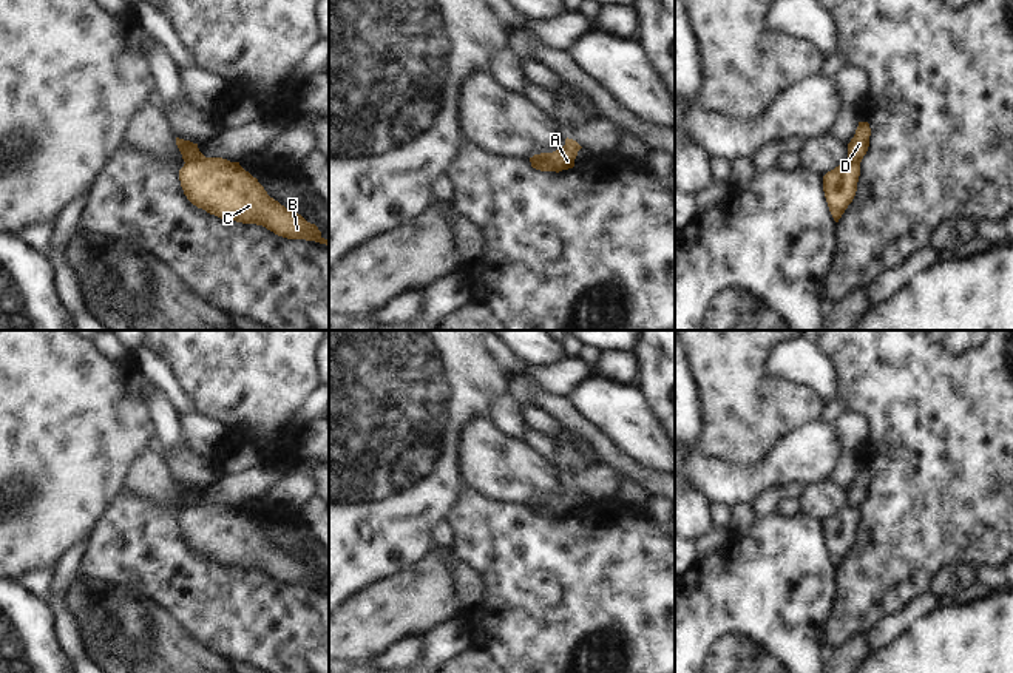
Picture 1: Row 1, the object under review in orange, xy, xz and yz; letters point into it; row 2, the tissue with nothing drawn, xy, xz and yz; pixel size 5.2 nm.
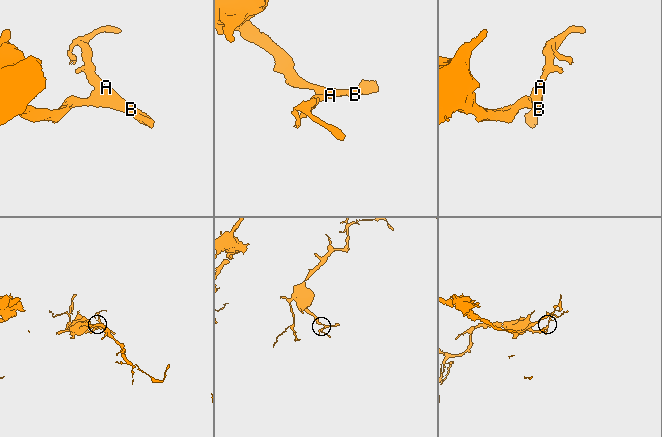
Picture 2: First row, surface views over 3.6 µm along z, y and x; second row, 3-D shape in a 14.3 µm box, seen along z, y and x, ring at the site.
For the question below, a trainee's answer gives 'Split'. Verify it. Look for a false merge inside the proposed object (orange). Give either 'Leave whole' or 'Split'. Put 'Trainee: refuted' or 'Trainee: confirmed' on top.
Trainee: confirmed
Split.

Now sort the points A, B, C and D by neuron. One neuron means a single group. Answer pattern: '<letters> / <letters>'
A B C / D

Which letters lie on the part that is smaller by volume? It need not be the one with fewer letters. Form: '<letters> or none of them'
D.

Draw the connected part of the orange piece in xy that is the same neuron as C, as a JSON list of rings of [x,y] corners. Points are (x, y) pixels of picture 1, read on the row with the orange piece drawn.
[[[222,157],[188,161],[179,170],[179,181],[193,205],[224,221],[256,224],[287,239],[329,245],[315,224],[270,198],[239,162]]]

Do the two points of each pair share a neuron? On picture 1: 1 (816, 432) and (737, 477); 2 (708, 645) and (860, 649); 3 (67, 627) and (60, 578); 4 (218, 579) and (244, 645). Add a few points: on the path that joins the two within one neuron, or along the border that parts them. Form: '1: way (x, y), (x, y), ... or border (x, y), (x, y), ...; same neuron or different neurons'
1: way (796, 453), (774, 474), (757, 477); same neuron
2: border (825, 653), (826, 656); different neurons
3: way (60, 615), (59, 590); same neuron
4: way (218, 596), (244, 624), (244, 629); same neuron

